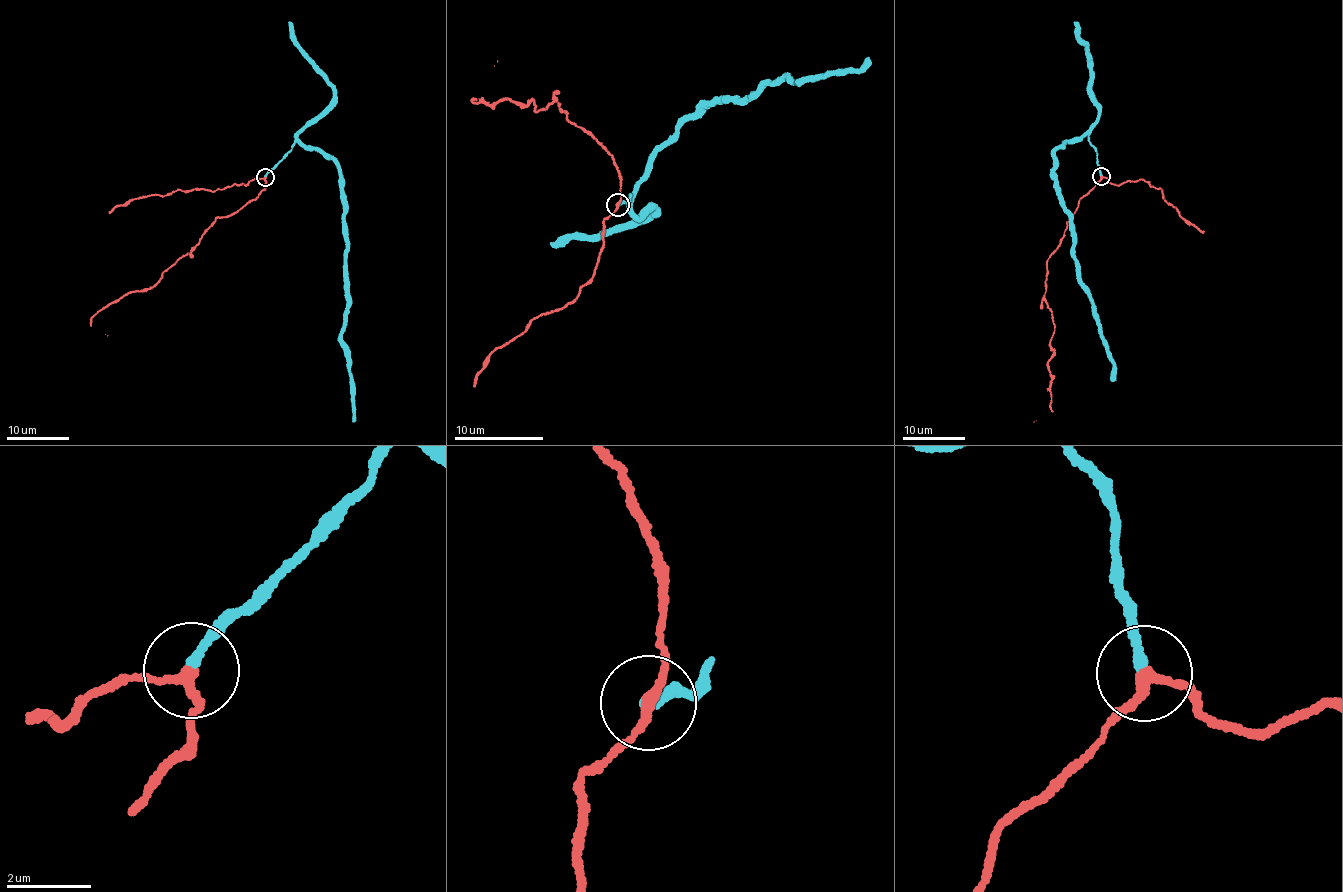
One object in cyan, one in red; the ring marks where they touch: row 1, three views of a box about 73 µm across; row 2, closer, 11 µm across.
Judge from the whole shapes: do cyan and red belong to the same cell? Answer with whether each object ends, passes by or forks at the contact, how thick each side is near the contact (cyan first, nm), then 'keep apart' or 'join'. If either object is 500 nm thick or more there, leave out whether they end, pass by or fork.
cyan ends; red passes by; calibres 220 and 240 nm; join

